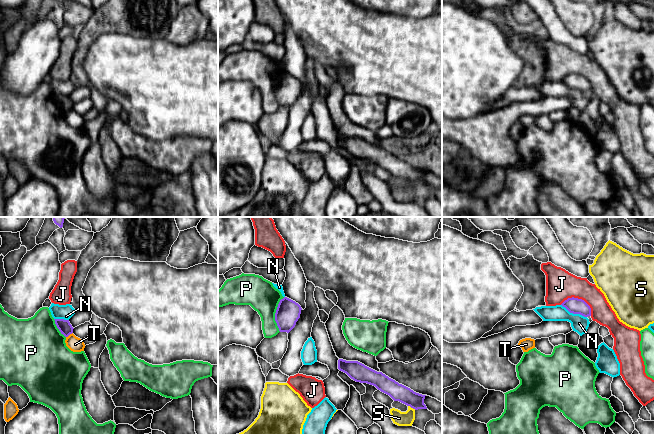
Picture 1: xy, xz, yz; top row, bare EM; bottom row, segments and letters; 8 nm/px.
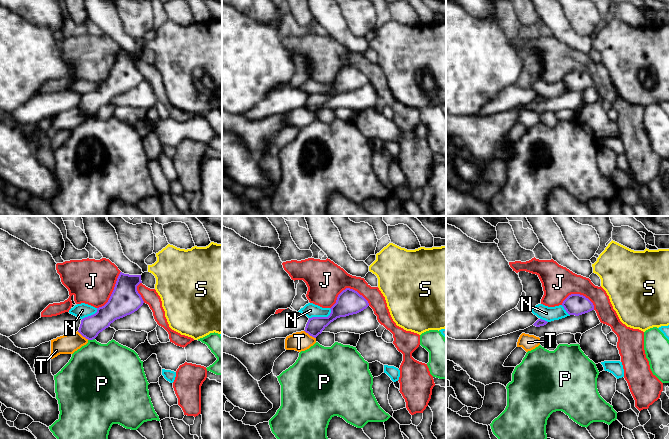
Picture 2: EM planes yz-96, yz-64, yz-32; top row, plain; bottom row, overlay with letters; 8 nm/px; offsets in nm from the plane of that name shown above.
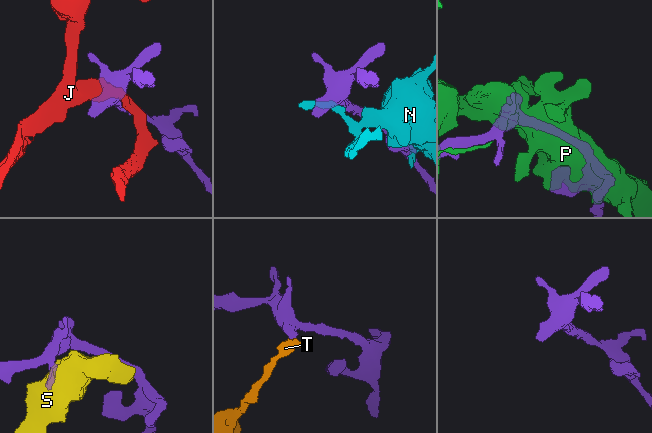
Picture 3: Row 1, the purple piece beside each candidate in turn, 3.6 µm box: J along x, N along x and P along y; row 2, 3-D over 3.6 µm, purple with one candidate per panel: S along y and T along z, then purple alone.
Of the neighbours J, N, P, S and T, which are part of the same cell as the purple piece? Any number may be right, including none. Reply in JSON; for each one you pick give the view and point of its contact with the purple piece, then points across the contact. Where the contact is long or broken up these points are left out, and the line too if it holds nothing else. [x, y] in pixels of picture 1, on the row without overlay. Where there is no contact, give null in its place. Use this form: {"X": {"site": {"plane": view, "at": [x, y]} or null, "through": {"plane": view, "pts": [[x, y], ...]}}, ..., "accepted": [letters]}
{"accepted": []}

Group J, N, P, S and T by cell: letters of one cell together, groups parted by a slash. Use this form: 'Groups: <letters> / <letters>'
Groups: J / N / P / S / T

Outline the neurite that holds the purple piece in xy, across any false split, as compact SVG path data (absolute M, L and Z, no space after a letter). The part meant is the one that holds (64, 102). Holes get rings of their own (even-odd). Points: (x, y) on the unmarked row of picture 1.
M54 95L55 100L61 110L63 110L65 113L68 113L70 110L73 109L73 103L70 100L69 96L64 96L64 95Z

